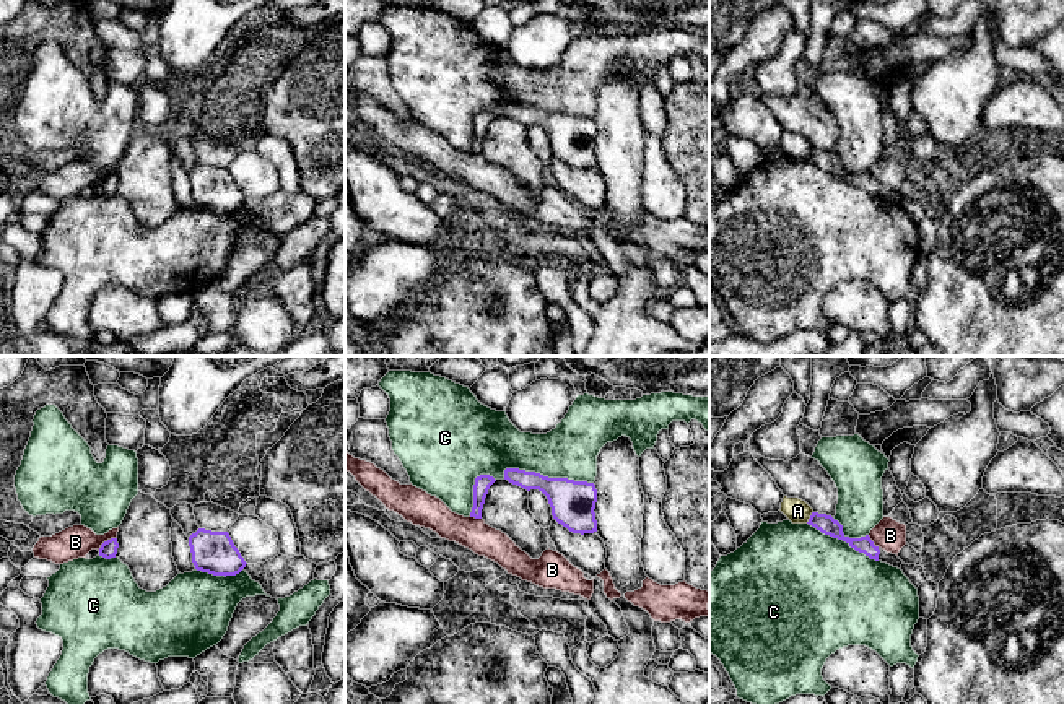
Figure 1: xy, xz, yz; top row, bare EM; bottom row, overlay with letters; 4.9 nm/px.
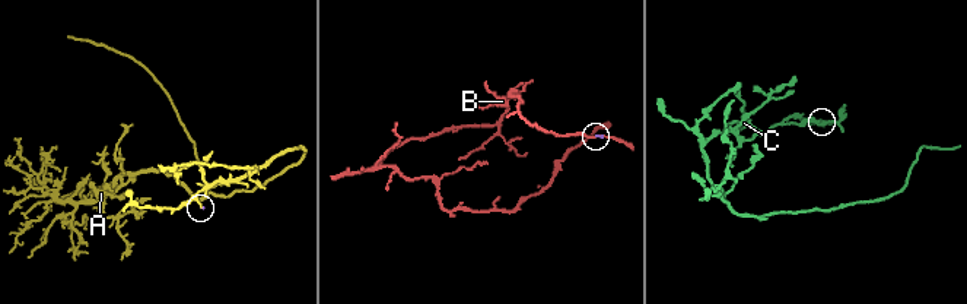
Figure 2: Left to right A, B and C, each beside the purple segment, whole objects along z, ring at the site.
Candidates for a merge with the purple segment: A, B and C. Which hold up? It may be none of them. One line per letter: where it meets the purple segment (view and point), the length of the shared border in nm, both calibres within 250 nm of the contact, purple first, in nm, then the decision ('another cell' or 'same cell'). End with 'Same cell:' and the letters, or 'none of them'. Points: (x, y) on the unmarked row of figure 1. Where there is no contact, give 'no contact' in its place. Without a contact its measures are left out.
A: yz (811, 153) | 70 nm | 90/120 nm | another cell
B: xy (106, 178) | 120 nm | 90/160 nm | another cell
C: xz (547, 112) | 460 nm | 220/280 nm | another cell
Same cell: none of them

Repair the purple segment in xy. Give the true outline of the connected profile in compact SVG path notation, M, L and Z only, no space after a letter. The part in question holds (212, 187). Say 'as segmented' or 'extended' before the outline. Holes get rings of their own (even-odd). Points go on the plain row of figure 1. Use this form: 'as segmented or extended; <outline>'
as segmented; M198 164L189 172L189 182L192 198L202 208L225 213L236 211L247 200L228 167Z

